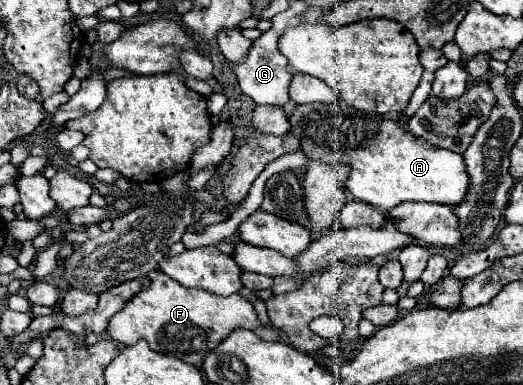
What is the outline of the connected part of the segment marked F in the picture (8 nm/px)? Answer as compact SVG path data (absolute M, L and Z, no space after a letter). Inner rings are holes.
M153 272L149 278L149 290L135 294L107 324L107 334L119 344L131 346L141 338L149 342L151 350L201 368L209 348L213 350L235 328L253 330L265 340L283 340L283 332L271 326L261 326L251 302L247 302L241 294L219 296L197 288L183 288L161 272Z

